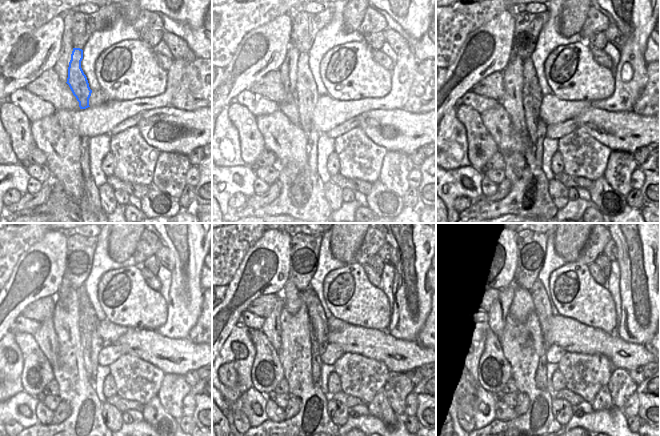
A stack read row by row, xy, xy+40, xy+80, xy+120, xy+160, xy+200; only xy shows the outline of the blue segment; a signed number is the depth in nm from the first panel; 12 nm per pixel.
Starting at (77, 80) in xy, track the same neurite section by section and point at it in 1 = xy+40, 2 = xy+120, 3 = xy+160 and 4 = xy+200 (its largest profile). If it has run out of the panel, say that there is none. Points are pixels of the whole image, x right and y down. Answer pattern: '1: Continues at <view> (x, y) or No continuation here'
1: Continues at xy+40 (307, 95)
2: Continues at xy+120 (86, 327)
3: Continues at xy+160 (316, 356)
4: Continues at xy+200 (541, 374)

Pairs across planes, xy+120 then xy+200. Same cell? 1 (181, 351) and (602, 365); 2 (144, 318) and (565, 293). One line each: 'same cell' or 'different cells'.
1: different cells
2: same cell

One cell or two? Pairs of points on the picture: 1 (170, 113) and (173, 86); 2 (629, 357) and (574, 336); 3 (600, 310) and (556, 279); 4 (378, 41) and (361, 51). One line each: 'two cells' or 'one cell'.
1: two cells
2: one cell
3: one cell
4: two cells

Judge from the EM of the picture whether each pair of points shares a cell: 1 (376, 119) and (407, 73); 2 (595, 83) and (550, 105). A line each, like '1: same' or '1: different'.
1: different
2: different

